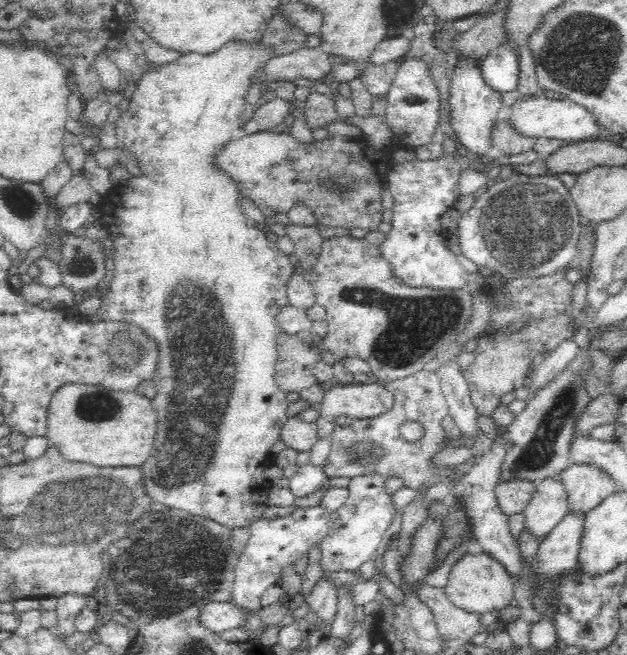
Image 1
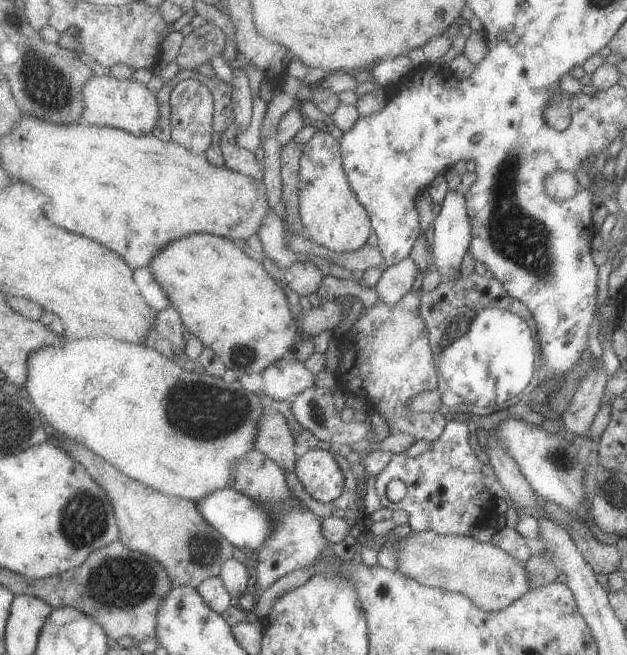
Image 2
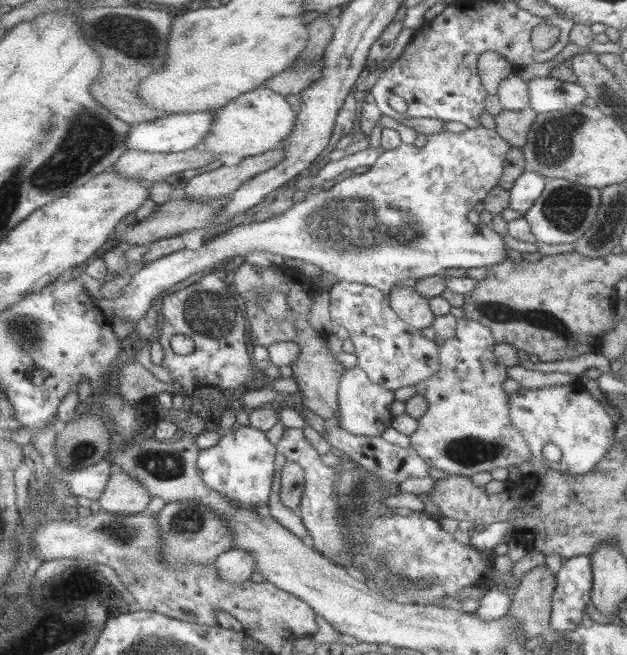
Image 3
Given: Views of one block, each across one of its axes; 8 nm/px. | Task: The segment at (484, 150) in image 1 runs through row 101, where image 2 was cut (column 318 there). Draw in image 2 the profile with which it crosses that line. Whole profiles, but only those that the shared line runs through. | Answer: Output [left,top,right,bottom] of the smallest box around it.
[297,449,346,502]

